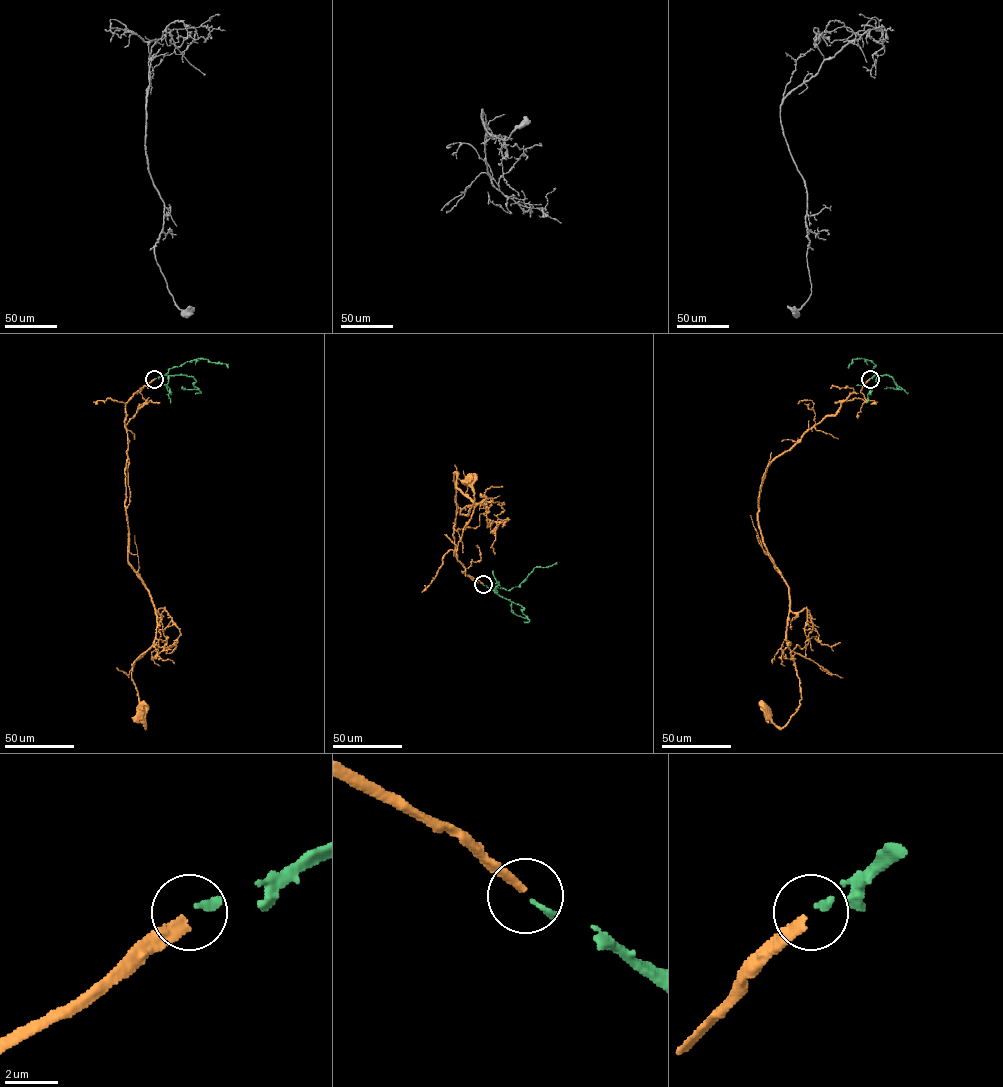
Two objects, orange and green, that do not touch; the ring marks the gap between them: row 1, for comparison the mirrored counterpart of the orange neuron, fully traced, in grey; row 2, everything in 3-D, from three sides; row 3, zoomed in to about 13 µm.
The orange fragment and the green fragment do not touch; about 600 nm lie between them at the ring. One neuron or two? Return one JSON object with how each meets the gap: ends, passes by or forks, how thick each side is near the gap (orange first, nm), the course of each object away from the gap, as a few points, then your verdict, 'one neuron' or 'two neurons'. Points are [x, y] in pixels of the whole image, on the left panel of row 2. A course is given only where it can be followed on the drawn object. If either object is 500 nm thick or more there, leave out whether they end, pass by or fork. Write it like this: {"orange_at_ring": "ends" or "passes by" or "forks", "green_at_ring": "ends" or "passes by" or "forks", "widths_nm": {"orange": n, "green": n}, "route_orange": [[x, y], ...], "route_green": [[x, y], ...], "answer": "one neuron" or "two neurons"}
{"orange_at_ring": "ends", "green_at_ring": "ends", "widths_nm": {"orange": 320, "green": 240}, "route_orange": [[154, 379], [129, 400], [124, 421], [128, 562], [157, 623], [154, 643], [132, 671], [140, 709]], "route_green": [[154, 378], [161, 375], [192, 376], [196, 381], [194, 386], [199, 389], [181, 388]], "answer": "one neuron"}

